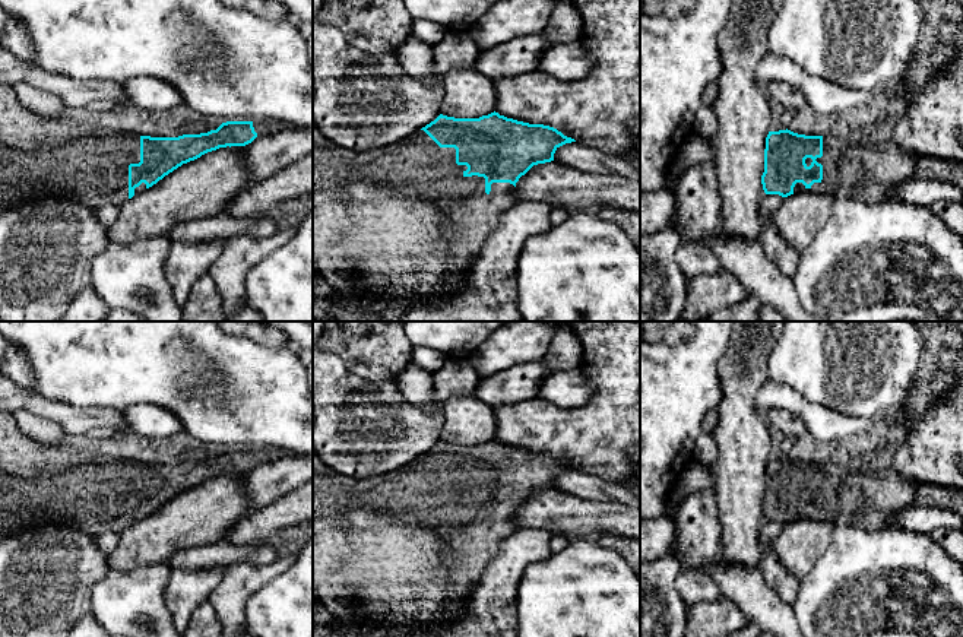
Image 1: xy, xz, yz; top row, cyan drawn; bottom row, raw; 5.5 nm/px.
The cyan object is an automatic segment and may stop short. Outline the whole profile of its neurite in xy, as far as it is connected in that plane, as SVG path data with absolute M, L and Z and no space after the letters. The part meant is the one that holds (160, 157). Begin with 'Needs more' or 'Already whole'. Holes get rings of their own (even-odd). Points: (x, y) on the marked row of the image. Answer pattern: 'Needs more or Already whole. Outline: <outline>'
Needs more. Outline: M0 86L0 213L37 196L66 196L92 209L99 209L105 205L121 206L183 164L219 148L245 146L256 137L288 127L292 126L278 121L227 121L216 130L200 134L183 134L178 137L139 136L121 129L118 124L108 127L99 118L94 121L42 118L19 102L13 88Z

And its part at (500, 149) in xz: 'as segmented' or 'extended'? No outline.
extended

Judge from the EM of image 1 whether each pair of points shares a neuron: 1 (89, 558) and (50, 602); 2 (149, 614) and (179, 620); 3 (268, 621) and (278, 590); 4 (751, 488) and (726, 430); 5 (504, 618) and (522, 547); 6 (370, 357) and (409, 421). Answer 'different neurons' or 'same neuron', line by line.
1: same neuron
2: different neurons
3: same neuron
4: same neuron
5: same neuron
6: different neurons

